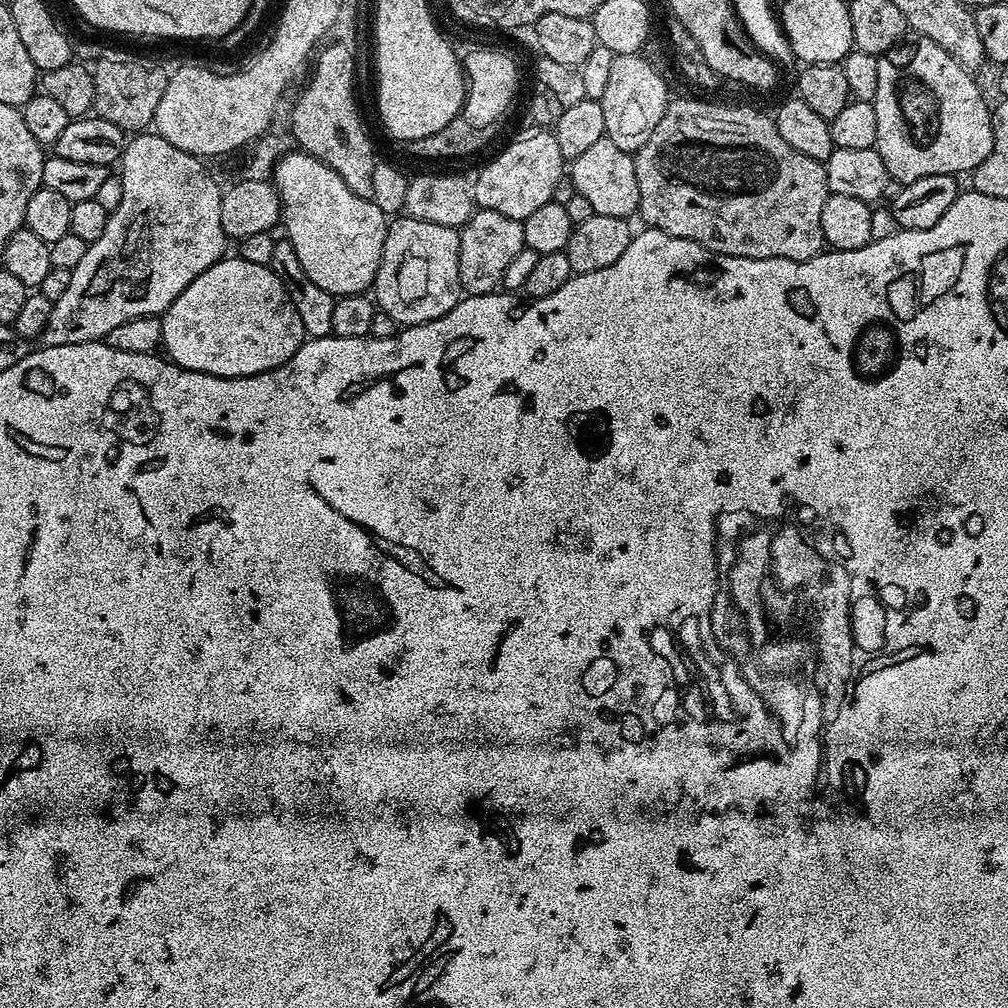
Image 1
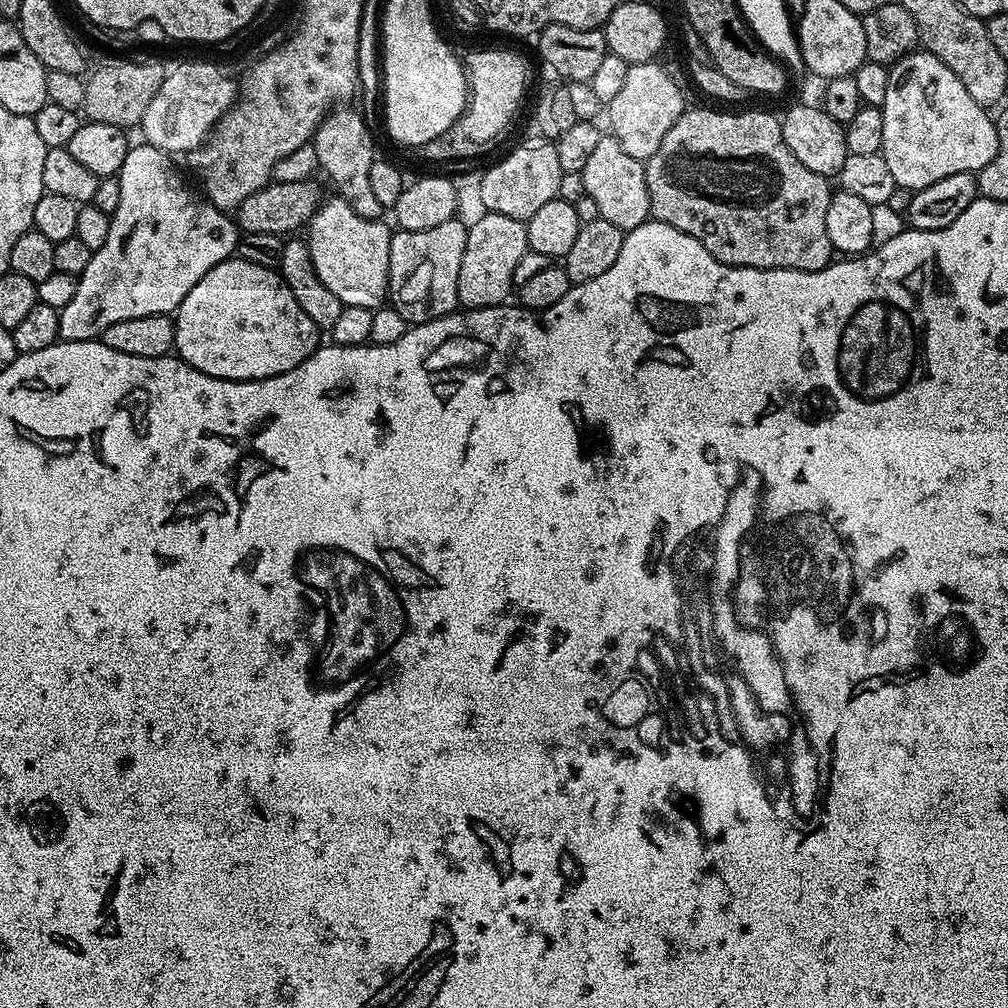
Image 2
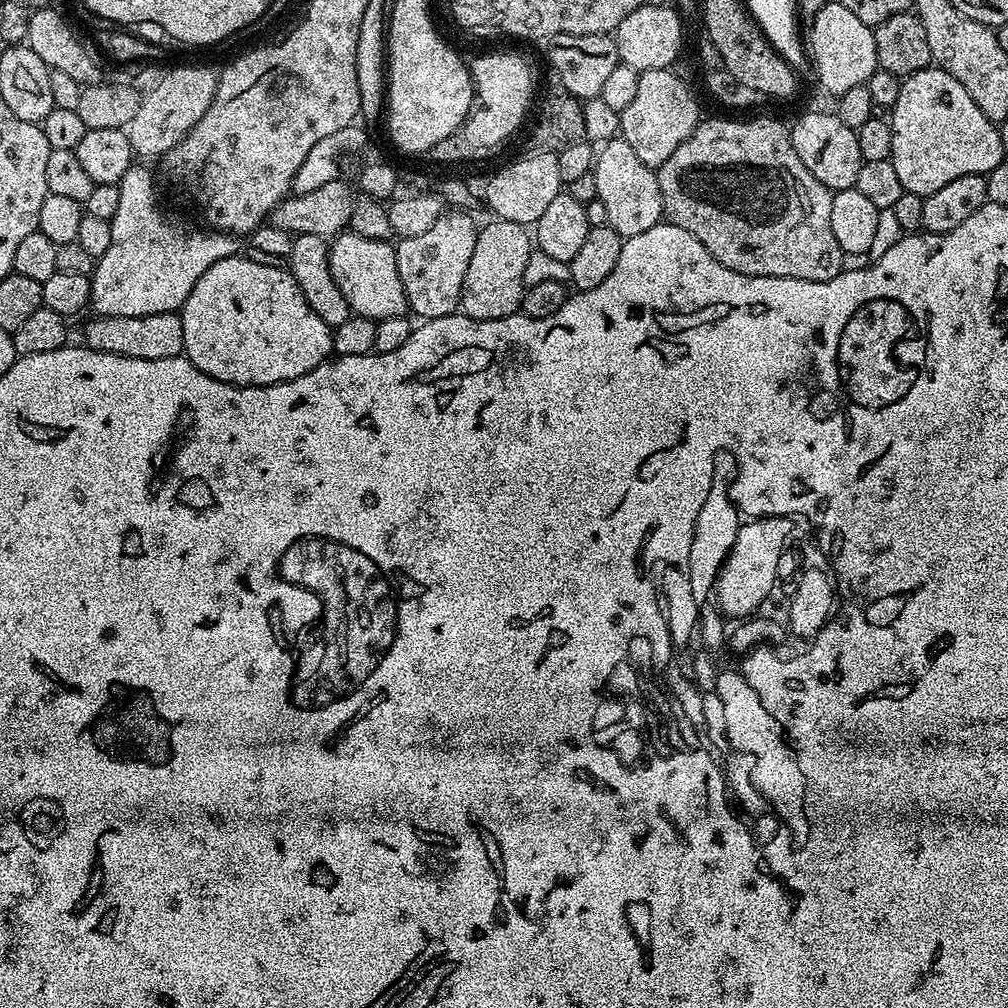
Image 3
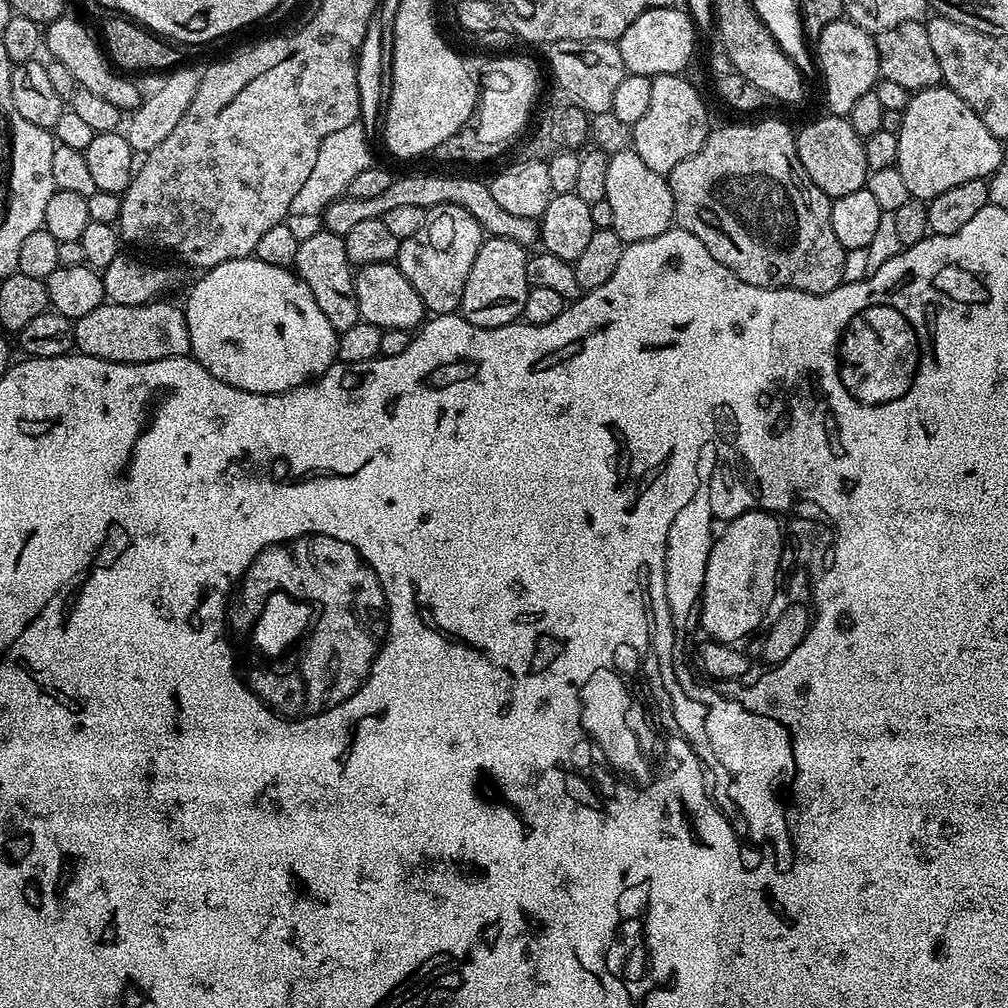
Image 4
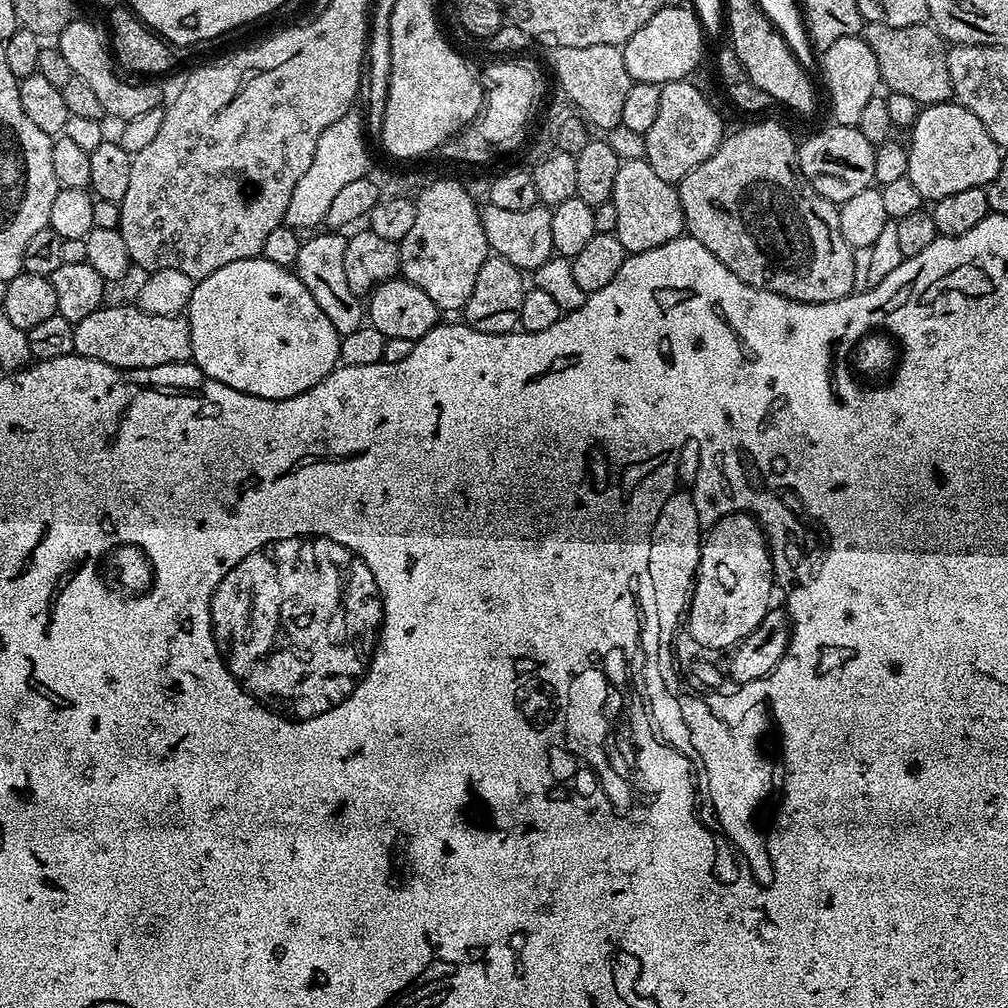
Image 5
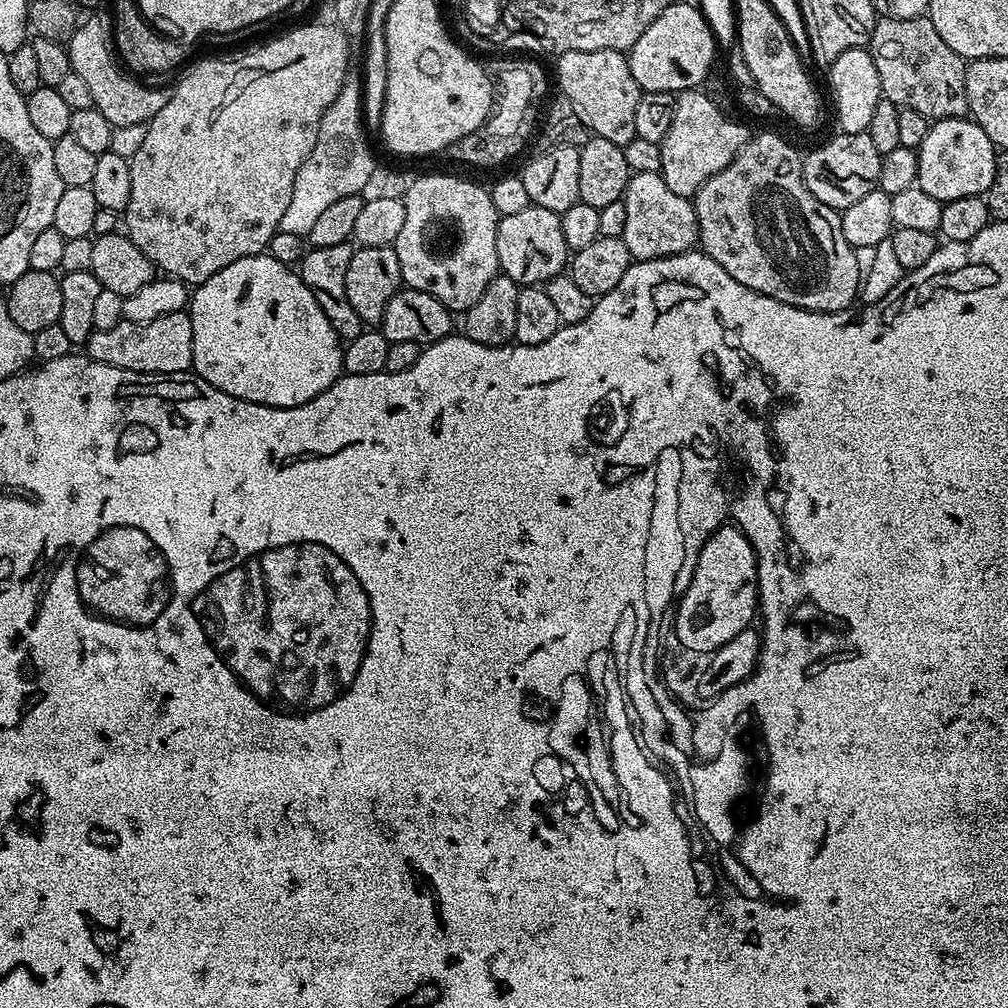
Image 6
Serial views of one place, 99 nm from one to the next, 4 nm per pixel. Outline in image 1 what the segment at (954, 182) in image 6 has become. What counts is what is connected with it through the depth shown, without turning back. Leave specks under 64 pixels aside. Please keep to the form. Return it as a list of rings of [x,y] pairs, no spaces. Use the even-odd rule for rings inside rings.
[[[908,38],[899,44],[895,44],[889,52],[885,52],[878,59],[878,94],[872,101],[874,110],[878,114],[878,138],[876,139],[876,152],[882,158],[882,162],[886,162],[886,170],[889,177],[893,180],[900,180],[903,185],[914,182],[918,178],[930,178],[934,174],[946,174],[947,176],[956,176],[964,172],[971,173],[973,168],[979,166],[986,154],[990,154],[990,146],[994,142],[994,134],[992,133],[992,114],[990,104],[984,101],[984,96],[980,93],[978,85],[972,81],[973,73],[967,68],[963,68],[946,50],[942,50],[942,46],[938,46],[938,42],[930,42],[923,38]]]

